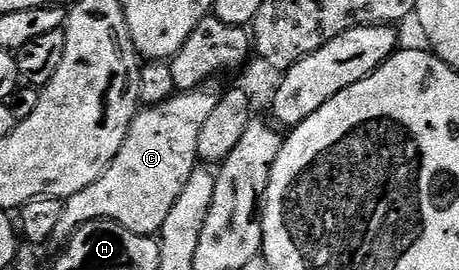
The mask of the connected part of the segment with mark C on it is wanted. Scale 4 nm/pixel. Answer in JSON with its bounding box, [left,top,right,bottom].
[52,84,220,248]

